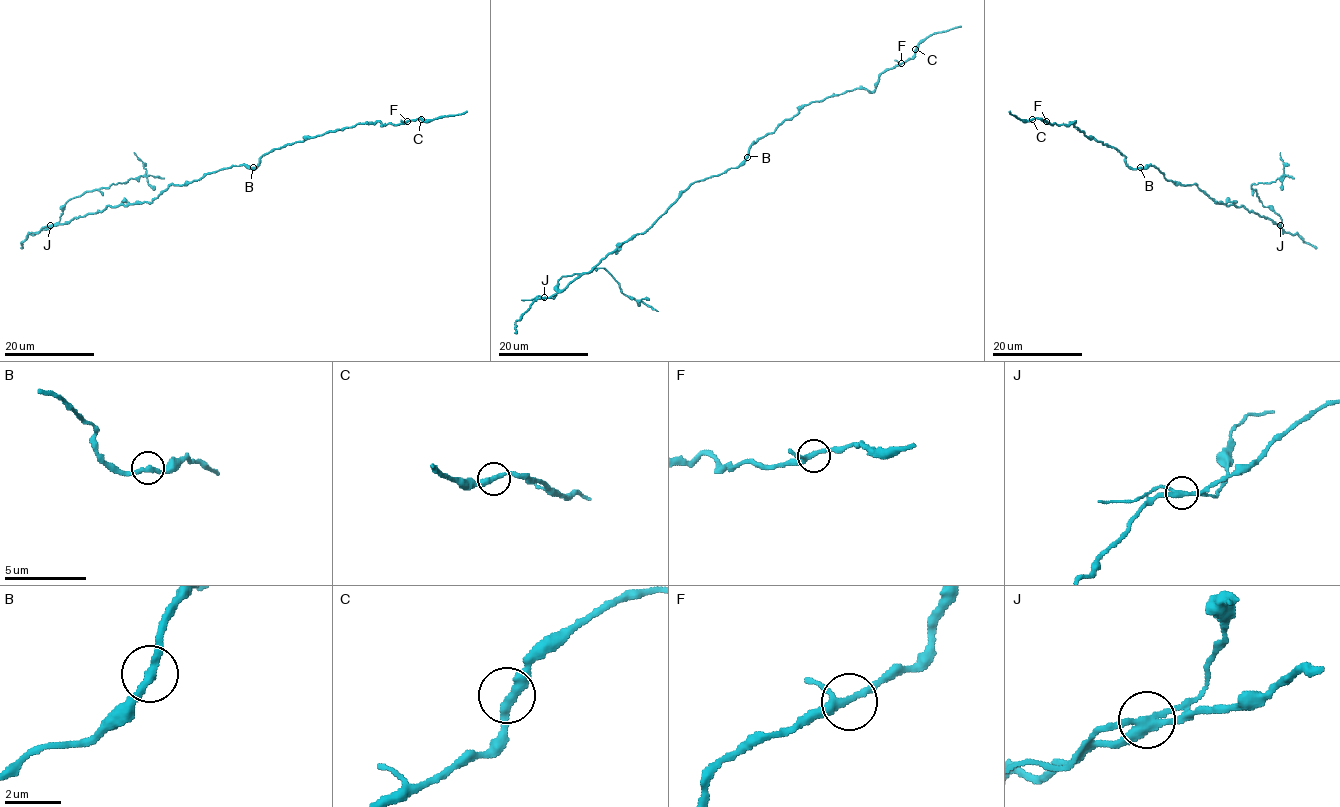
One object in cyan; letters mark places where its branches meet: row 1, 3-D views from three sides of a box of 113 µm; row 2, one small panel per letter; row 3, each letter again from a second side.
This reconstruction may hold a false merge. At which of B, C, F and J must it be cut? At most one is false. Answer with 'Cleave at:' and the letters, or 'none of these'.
Cleave at: J

